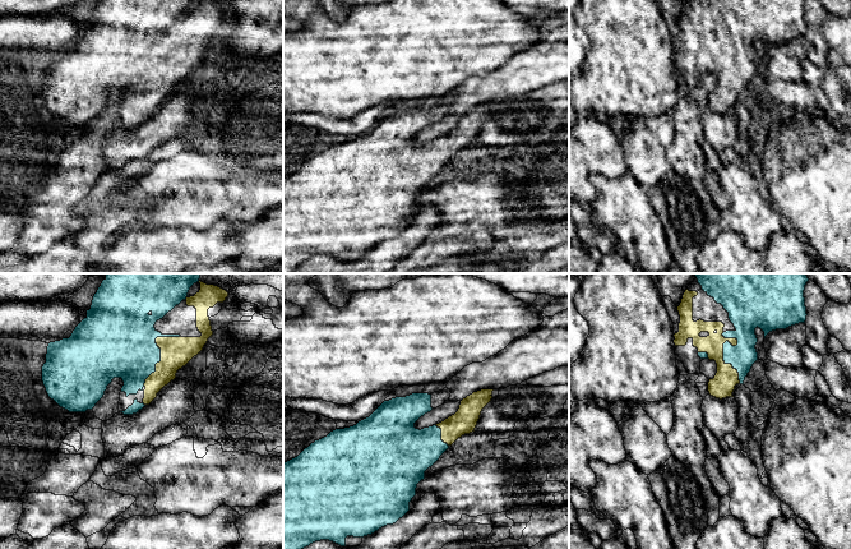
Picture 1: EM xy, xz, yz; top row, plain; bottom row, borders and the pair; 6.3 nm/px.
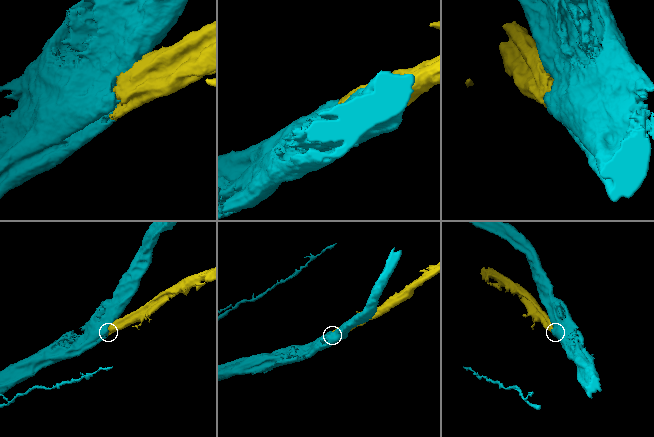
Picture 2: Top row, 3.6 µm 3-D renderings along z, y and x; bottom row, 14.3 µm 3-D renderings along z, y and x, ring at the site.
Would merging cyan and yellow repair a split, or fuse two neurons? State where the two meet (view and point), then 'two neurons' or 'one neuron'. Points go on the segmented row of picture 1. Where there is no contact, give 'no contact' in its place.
yz (724, 359) | one neuron

